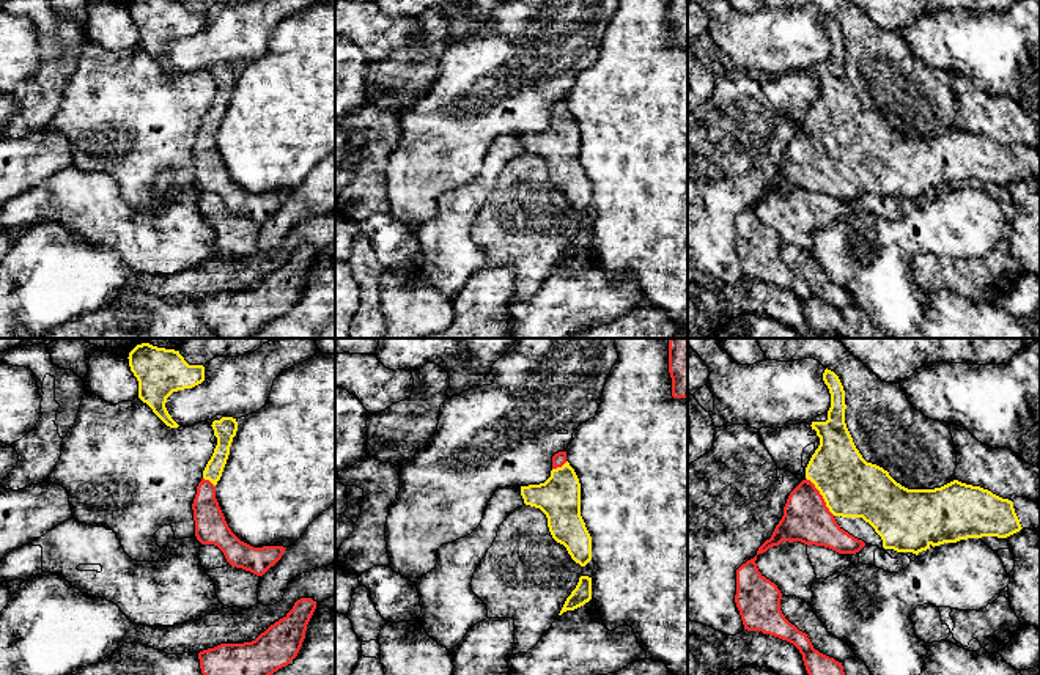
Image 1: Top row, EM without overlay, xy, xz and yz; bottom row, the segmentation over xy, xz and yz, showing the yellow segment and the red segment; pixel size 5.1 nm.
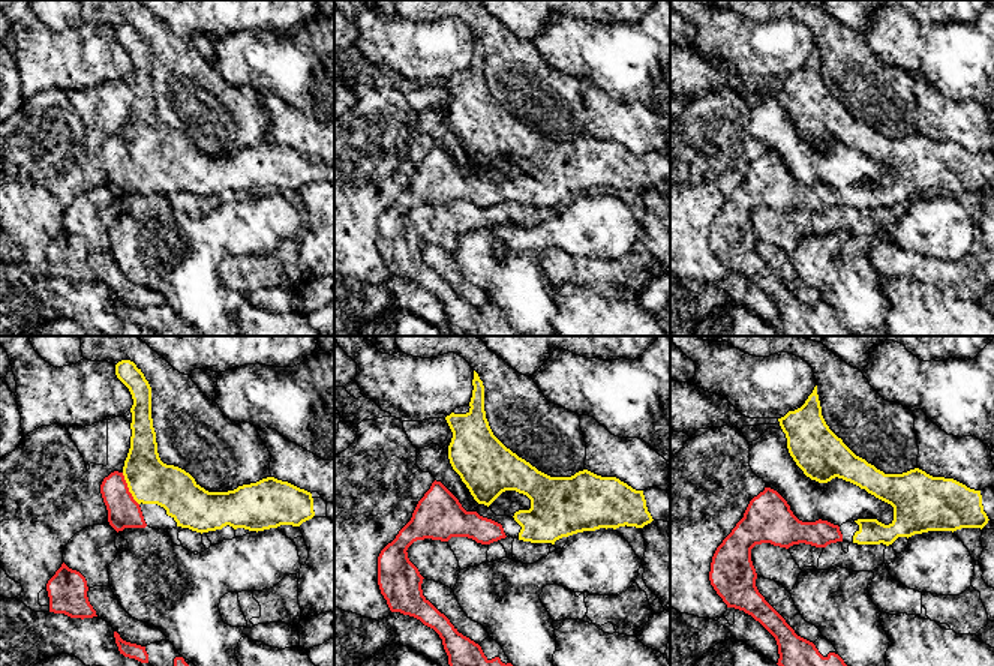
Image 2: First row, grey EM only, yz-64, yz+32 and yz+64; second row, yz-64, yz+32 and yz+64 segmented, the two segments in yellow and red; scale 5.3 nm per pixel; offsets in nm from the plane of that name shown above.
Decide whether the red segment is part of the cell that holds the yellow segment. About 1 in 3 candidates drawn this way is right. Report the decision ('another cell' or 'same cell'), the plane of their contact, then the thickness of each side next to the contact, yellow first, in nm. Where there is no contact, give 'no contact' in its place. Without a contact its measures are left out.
same cell; meets yellow in yz; 300 nm thick on the yellow side, 240 nm on the other

